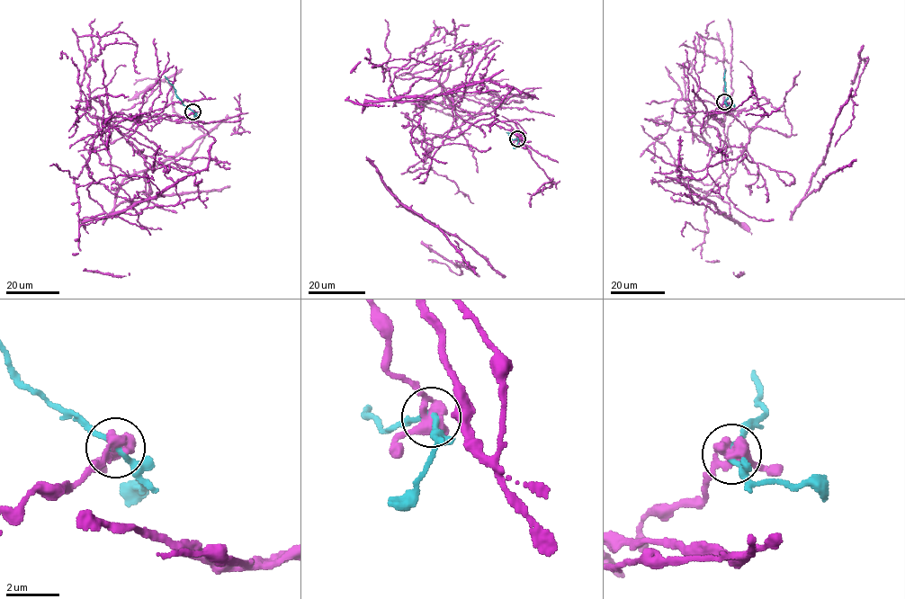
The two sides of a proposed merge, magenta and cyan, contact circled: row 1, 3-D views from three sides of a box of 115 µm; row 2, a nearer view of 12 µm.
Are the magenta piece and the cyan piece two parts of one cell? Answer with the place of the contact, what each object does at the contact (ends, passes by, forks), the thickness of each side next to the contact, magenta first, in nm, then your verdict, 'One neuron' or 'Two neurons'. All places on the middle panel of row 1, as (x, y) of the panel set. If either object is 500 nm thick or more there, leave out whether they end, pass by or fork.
Place: (517, 138). Thickness 550 nm (magenta) against 170 nm. Two neurons

